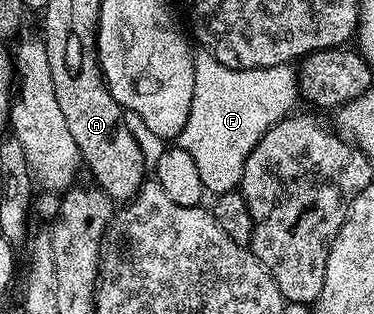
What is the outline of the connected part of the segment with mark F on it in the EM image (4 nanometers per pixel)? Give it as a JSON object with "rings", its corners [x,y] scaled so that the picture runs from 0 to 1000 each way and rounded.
{"rings":[[[559,169],[521,172],[516,331],[505,344],[505,382],[495,382],[495,408],[479,424],[473,462],[516,497],[556,621],[615,618],[647,583],[655,510],[671,475],[693,455],[722,401],[770,373],[791,347],[789,322],[802,322],[802,312],[799,239],[786,207],[626,223],[591,204]]]}

